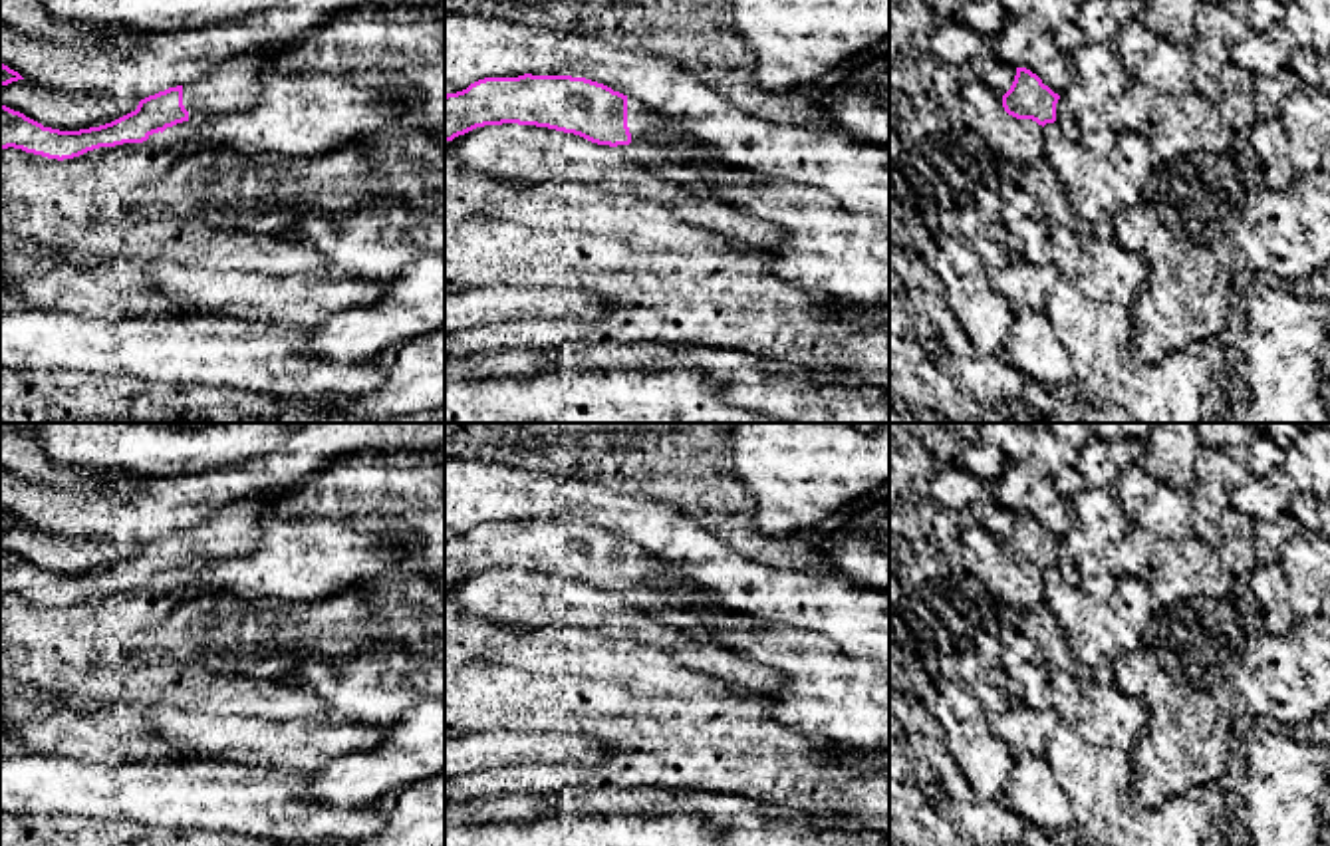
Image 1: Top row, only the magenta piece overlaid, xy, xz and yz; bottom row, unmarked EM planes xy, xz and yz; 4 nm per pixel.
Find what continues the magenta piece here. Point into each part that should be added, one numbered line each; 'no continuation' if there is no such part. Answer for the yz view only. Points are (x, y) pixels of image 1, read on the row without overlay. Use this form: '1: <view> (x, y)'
1: yz (1064, 566)

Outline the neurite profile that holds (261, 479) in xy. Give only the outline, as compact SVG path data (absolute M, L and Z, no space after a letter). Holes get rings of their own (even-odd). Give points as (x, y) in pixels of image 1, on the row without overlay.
M298 423L254 463L191 477L115 479L97 493L34 485L0 467L0 508L67 538L145 544L214 518L226 504L284 491L341 457L439 457L445 423Z

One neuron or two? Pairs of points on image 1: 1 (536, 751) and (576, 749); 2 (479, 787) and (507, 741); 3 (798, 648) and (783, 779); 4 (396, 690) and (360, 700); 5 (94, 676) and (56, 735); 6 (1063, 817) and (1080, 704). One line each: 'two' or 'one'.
1: one
2: two
3: two
4: one
5: two
6: two

